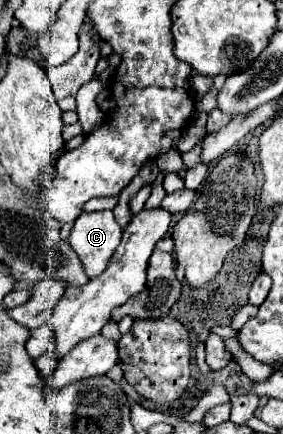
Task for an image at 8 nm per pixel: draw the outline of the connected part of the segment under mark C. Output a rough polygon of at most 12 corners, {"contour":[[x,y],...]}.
{"contour":[[112,211],[82,213],[68,237],[88,279],[122,239]]}

